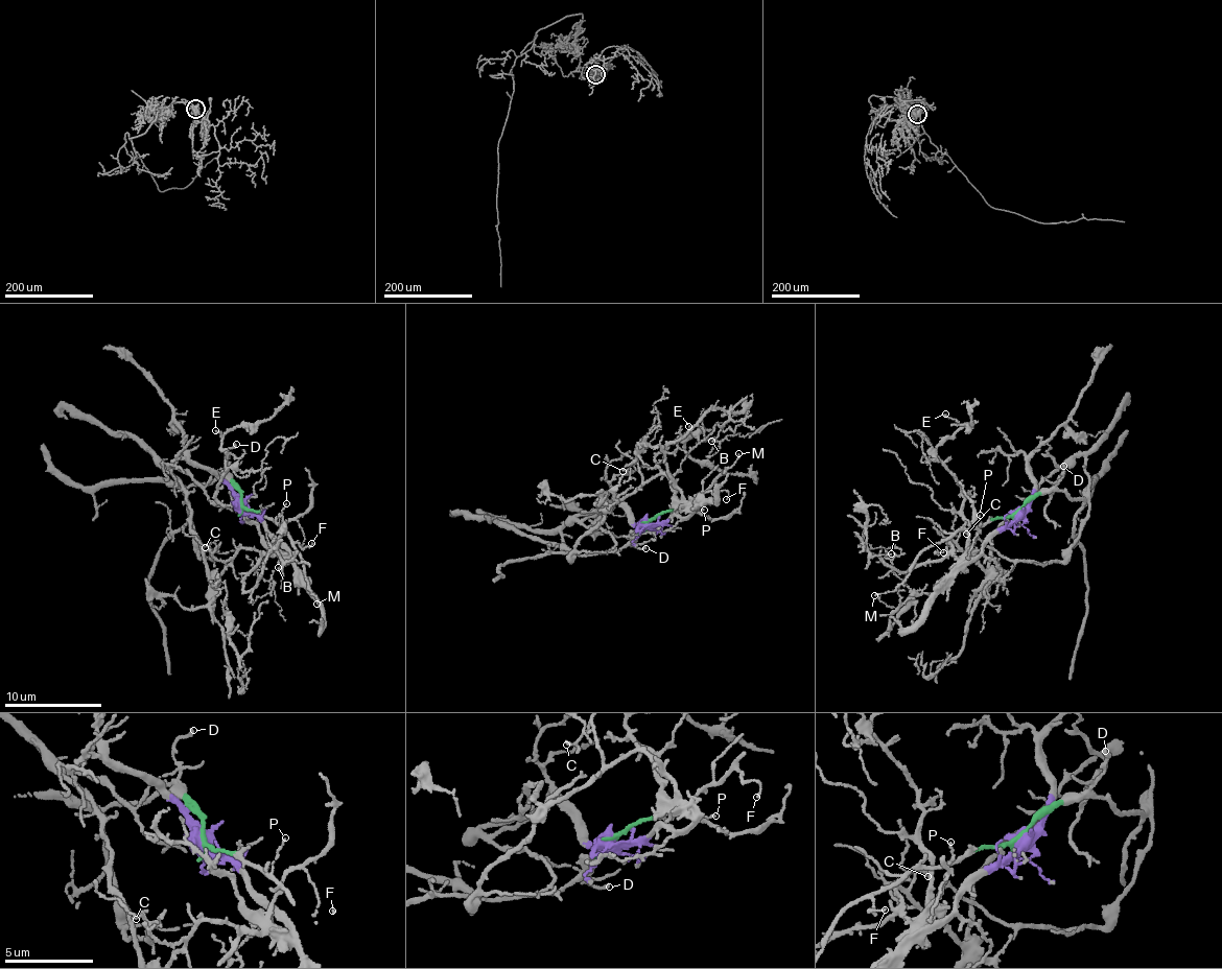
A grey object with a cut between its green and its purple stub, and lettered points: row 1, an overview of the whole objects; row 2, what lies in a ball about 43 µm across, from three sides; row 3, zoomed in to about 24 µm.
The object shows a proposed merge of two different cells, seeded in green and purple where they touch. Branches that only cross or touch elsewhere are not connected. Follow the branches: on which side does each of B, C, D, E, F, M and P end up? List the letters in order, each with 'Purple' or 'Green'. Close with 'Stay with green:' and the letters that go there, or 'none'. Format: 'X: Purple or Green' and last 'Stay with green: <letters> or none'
B: Purple
C: Purple
D: Green
E: Purple
F: Green
M: Green
P: Green
Stay with green: D, F, M, P

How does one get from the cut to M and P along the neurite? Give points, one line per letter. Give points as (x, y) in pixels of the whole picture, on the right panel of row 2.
M: (1017, 514), (1002, 516), (954, 533), (916, 558), (908, 578), (895, 589), (874, 595)
P: (1017, 514), (1002, 516), (977, 528), (980, 514)

